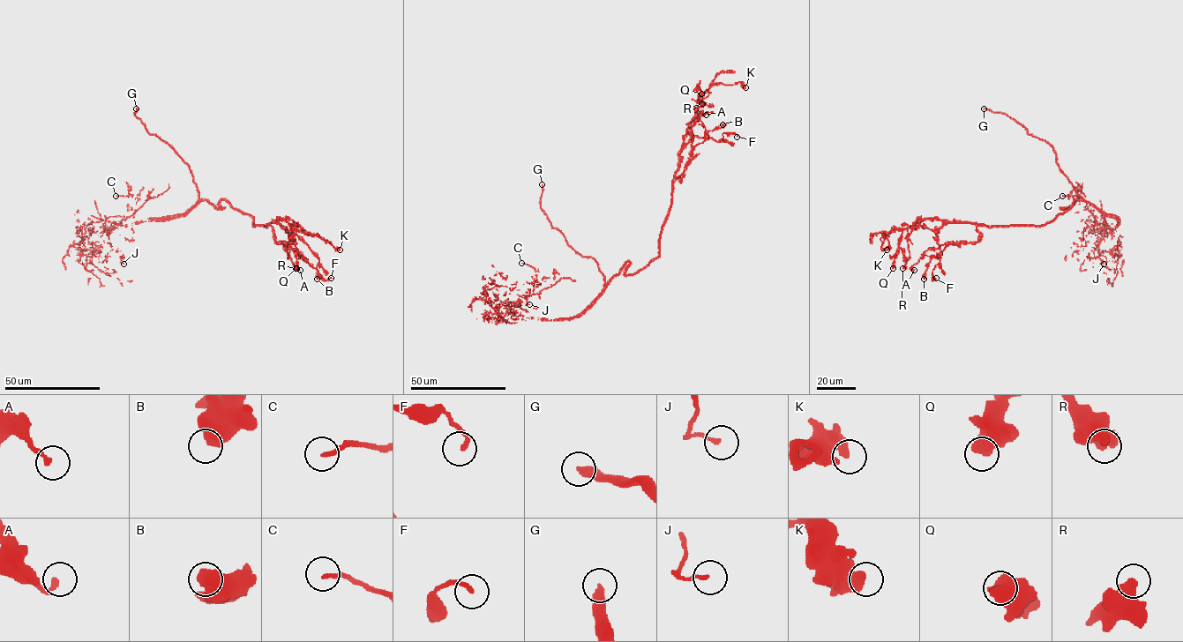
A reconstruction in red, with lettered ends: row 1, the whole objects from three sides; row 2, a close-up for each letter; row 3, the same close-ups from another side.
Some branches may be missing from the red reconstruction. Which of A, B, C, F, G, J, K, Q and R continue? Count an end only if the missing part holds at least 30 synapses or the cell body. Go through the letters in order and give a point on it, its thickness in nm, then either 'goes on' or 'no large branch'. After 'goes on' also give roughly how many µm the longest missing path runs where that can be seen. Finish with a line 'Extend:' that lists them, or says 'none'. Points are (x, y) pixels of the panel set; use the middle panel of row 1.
A: place (706, 115); calibre 240 nm; no large branch
B: place (722, 124); calibre 600 nm; no large branch
C: place (521, 263); calibre 180 nm; no large branch
F: place (737, 137); calibre 180 nm; no large branch
G: place (542, 184); calibre 360 nm; goes on; missing 100 µm
J: place (529, 304); calibre 130 nm; no large branch
K: place (745, 87); calibre 550 nm; no large branch
Q: place (701, 93); calibre 600 nm; no large branch
R: place (702, 103); calibre 550 nm; no large branch
Extend: G

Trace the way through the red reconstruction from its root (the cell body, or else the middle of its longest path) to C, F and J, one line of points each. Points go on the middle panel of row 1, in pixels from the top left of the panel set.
C: (622, 267), (580, 314), (545, 320), (520, 316), (522, 298), (551, 285), (534, 268), (521, 263)
F: (622, 267), (628, 262), (625, 275), (633, 274), (659, 256), (680, 151), (695, 137), (737, 137)
J: (622, 267), (577, 315), (545, 320), (509, 310), (499, 320), (497, 308), (517, 281), (528, 288), (529, 304)

